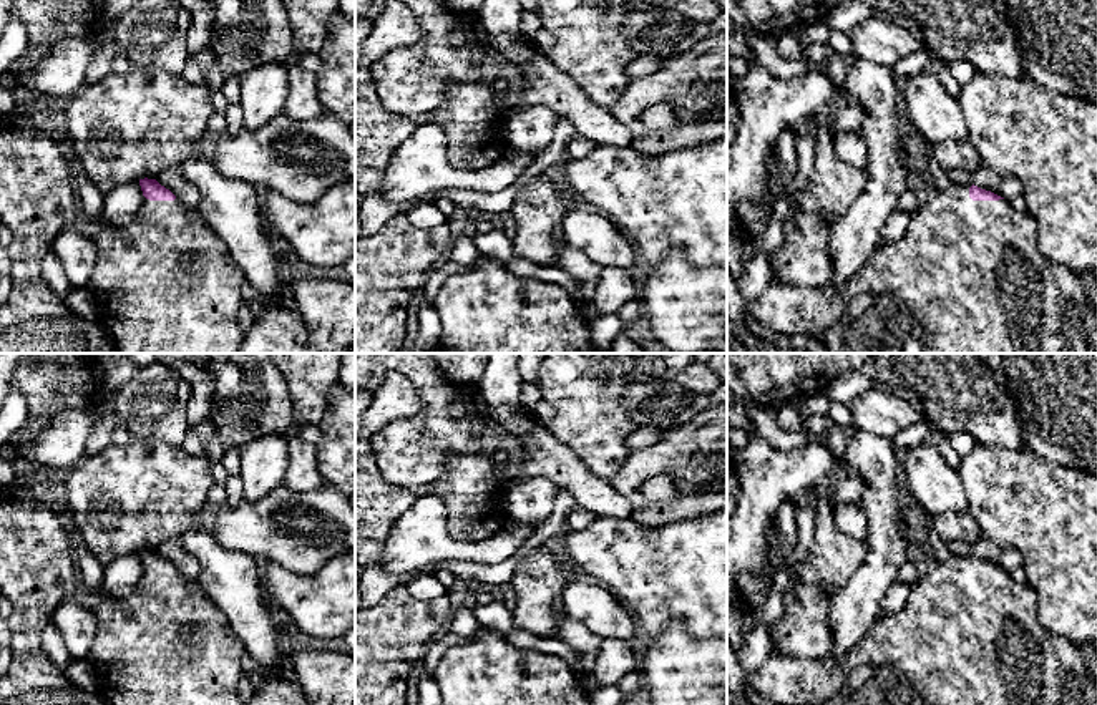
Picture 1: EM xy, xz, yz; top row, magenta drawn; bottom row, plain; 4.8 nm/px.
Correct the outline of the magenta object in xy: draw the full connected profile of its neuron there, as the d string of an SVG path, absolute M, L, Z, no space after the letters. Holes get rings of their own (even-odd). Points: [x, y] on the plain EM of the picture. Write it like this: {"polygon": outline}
{"polygon": "M139 551L143 576L126 599L108 599L93 607L96 634L86 660L98 677L98 693L106 705L244 705L237 683L246 647L232 632L226 615L193 579L181 574L156 551Z"}

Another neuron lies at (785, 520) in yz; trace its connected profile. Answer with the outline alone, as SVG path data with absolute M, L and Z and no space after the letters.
M785 499L775 518L775 549L772 552L772 566L768 569L770 587L777 571L785 564L787 556L793 551L798 539L797 511L798 501Z

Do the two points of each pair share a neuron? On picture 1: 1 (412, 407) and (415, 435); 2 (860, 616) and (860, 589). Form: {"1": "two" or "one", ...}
{"1": "two", "2": "one"}

